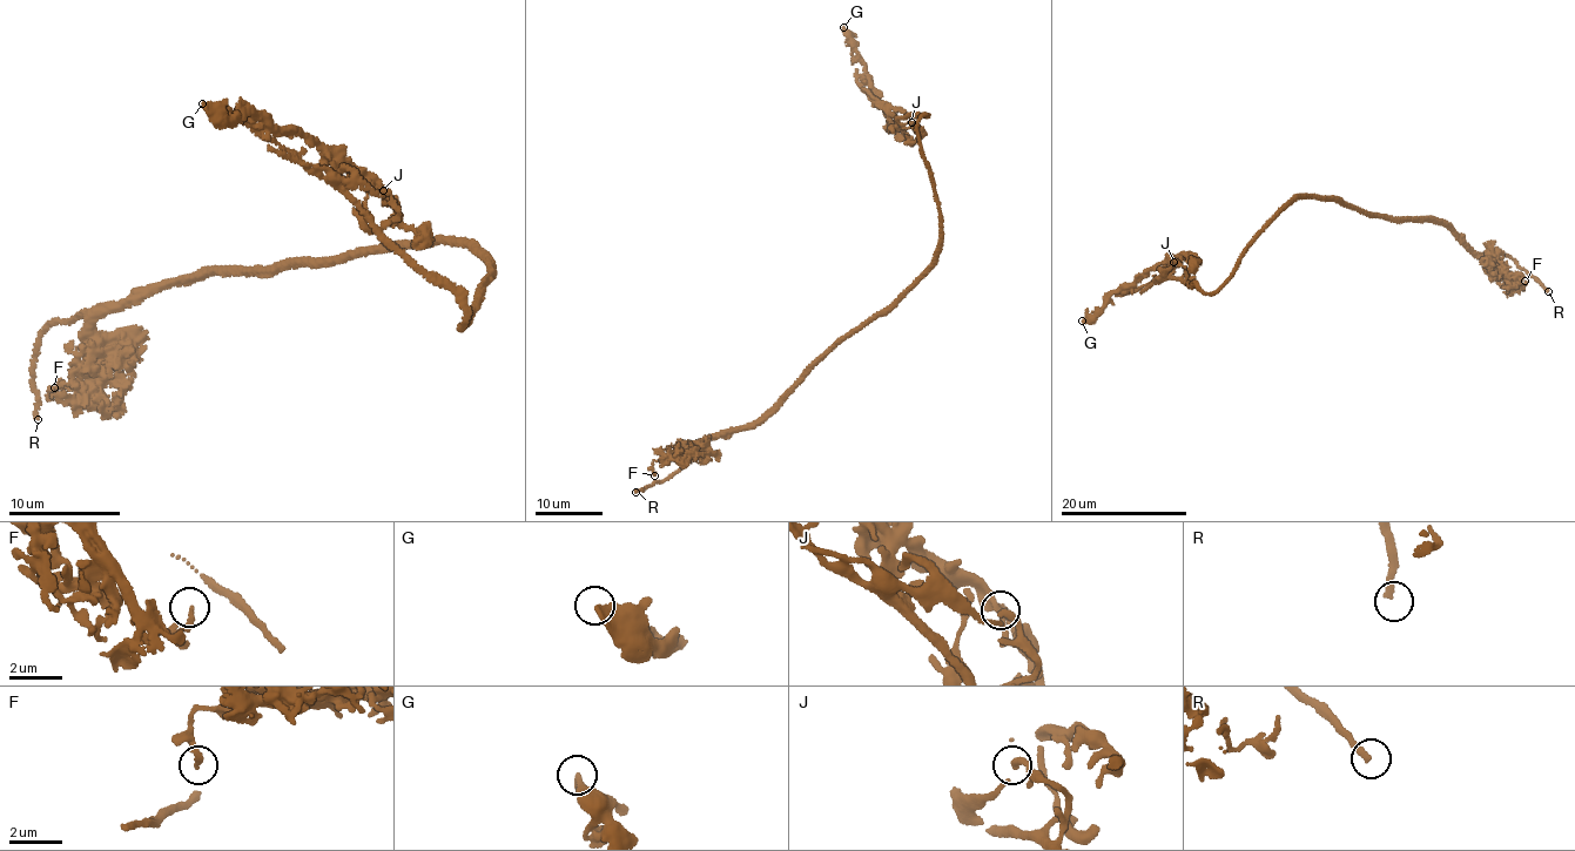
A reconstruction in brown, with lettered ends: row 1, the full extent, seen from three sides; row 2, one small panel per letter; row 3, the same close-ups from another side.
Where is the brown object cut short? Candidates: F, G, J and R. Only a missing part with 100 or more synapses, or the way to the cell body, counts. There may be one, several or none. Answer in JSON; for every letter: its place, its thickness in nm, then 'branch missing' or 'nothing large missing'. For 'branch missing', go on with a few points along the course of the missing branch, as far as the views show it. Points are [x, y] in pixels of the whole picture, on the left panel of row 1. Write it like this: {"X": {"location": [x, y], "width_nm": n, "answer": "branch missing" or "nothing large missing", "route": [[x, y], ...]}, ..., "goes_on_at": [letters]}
{"F": {"location": [54, 387], "width_nm": 150, "answer": "nothing large missing"}, "G": {"location": [202, 103], "width_nm": 400, "answer": "nothing large missing"}, "J": {"location": [383, 190], "width_nm": 280, "answer": "nothing large missing"}, "R": {"location": [38, 419], "width_nm": 240, "answer": "branch missing"}, "goes_on_at": ["R"]}

